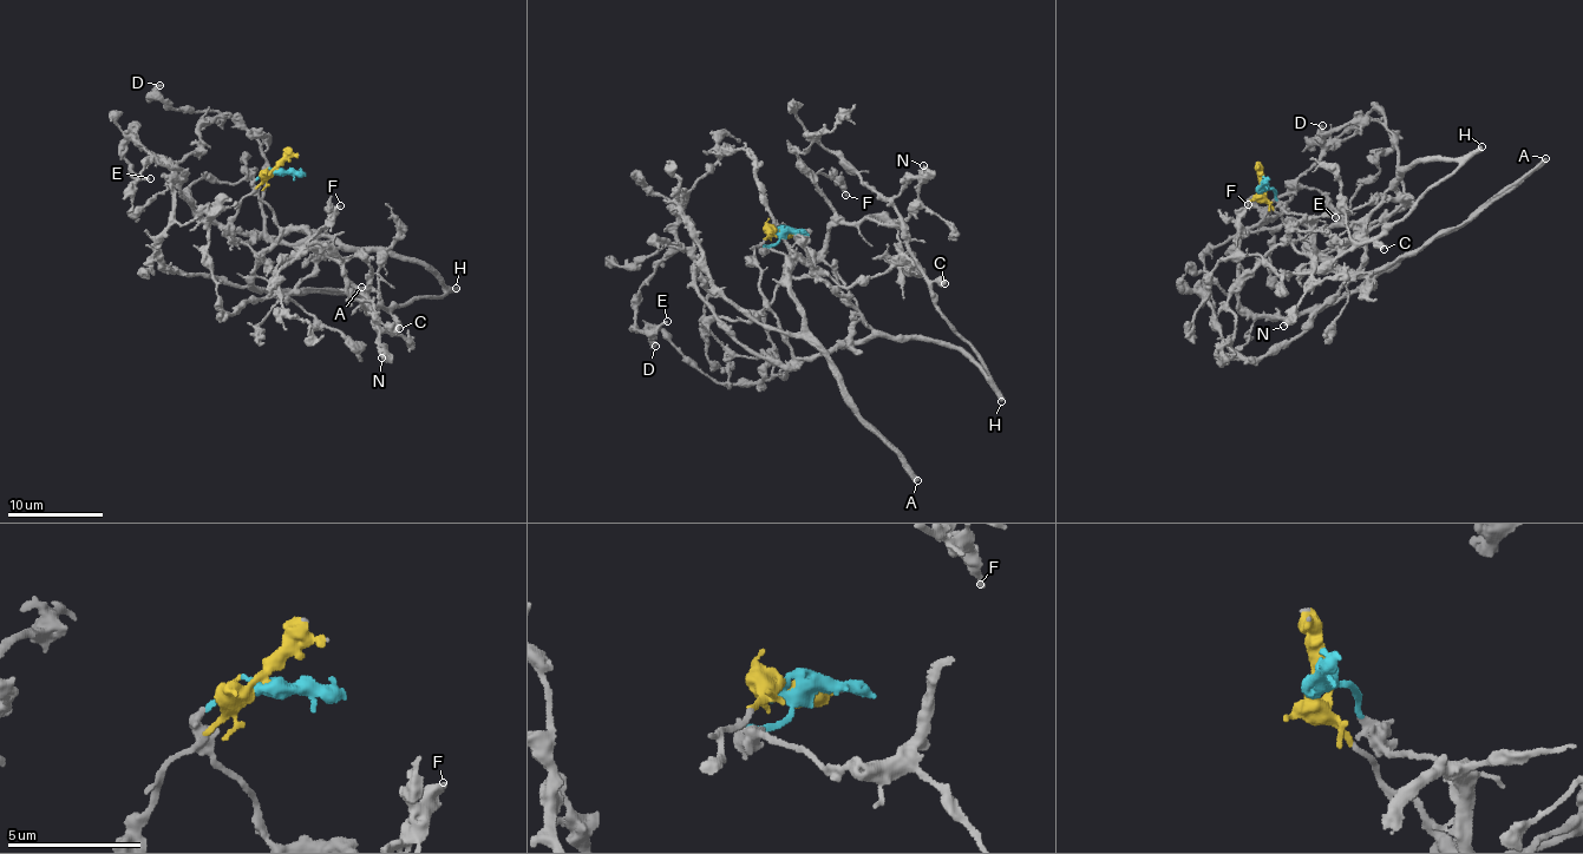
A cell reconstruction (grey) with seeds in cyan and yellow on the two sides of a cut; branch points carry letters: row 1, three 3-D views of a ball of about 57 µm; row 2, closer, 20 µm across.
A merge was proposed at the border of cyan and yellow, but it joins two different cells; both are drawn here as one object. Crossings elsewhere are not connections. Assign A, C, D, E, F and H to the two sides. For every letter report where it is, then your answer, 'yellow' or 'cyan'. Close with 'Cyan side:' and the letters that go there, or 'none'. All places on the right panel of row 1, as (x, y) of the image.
A: place (1545, 158); cyan
C: place (1384, 249); yellow
D: place (1322, 125); yellow
E: place (1335, 217); cyan
F: place (1248, 204); cyan
H: place (1482, 146); yellow
Cyan side: A, E, F

